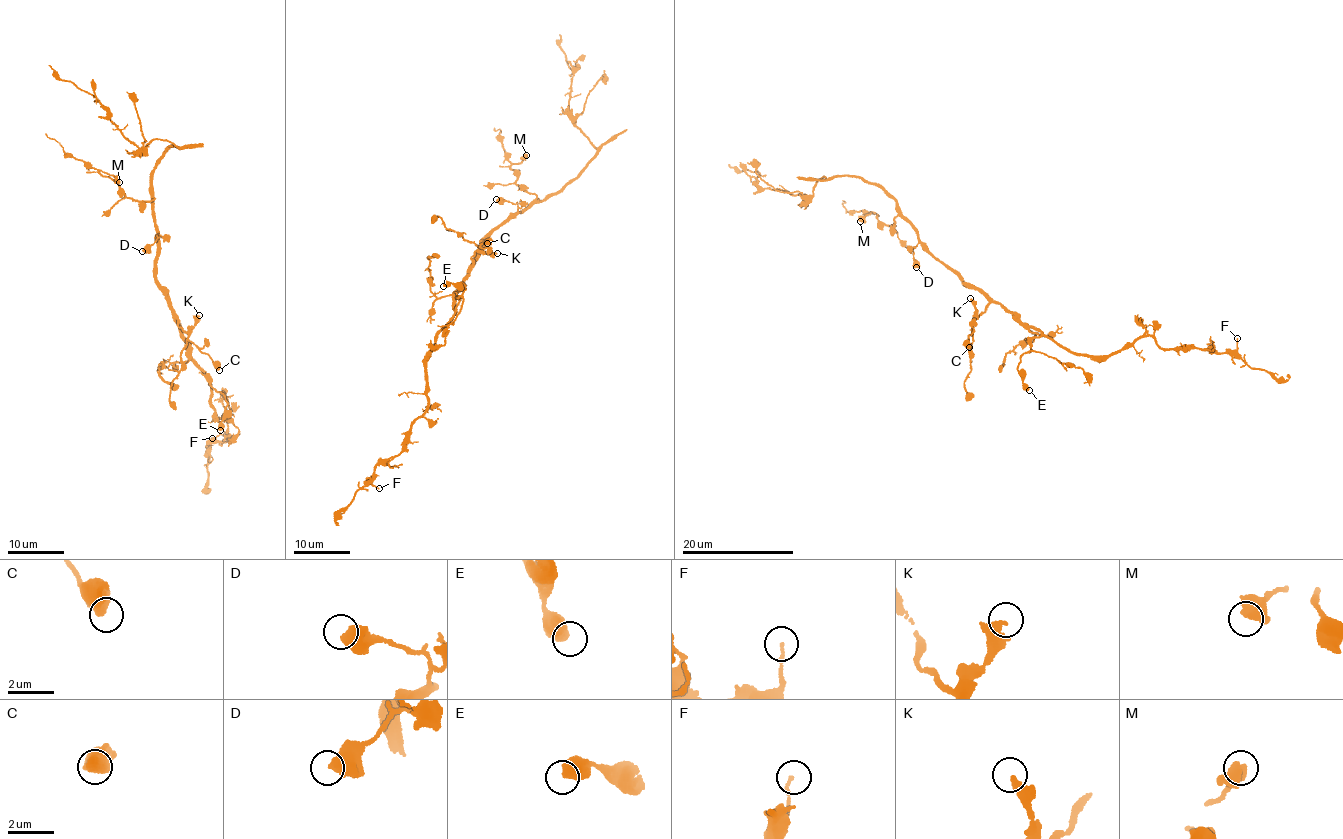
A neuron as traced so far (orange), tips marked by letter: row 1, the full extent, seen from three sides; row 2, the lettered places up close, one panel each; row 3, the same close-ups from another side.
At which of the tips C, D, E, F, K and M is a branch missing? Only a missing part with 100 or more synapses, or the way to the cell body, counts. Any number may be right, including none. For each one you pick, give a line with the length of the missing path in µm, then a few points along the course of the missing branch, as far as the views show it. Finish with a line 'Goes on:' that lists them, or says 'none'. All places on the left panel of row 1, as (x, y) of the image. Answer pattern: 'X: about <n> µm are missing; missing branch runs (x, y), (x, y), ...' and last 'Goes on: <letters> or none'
Goes on: none

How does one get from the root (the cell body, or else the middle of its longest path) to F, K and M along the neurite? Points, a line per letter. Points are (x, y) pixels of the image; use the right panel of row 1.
F: (968, 288), (1077, 353), (1111, 354), (1148, 336), (1163, 349), (1224, 352), (1237, 338)
K: (968, 288), (976, 288), (989, 305), (976, 317), (970, 298)
M: (968, 288), (928, 250), (917, 231), (899, 215), (890, 226), (883, 224), (873, 211), (860, 221)

